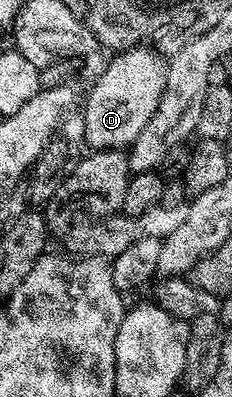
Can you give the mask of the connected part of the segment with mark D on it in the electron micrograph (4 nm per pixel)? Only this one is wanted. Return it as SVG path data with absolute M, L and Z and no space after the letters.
M138 45L128 47L125 51L114 54L113 60L105 67L105 72L97 79L97 84L89 91L89 100L85 103L85 139L95 151L116 151L127 149L143 133L143 125L151 121L151 113L159 109L159 97L163 97L163 89L167 85L168 62L158 55L152 46Z

